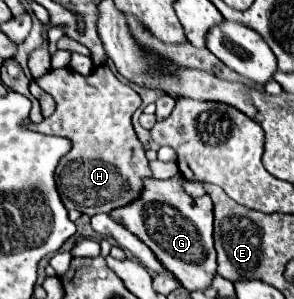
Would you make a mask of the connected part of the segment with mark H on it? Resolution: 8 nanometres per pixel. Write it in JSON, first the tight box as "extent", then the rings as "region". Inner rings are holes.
{"extent":[30,64,152,216],"region":[[[106,64],[96,66],[90,76],[82,76],[72,68],[56,68],[36,82],[42,90],[52,94],[56,110],[40,124],[30,122],[30,128],[72,140],[70,154],[64,156],[56,168],[56,186],[64,206],[94,216],[136,200],[142,190],[142,178],[152,176],[152,172],[130,122],[134,110],[142,104],[134,88],[122,82]]]}

